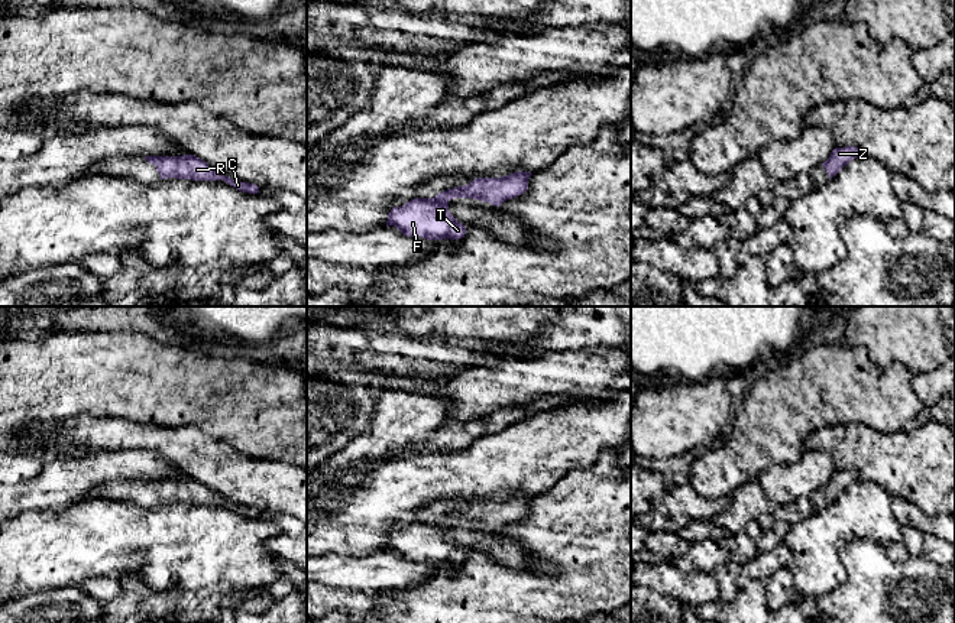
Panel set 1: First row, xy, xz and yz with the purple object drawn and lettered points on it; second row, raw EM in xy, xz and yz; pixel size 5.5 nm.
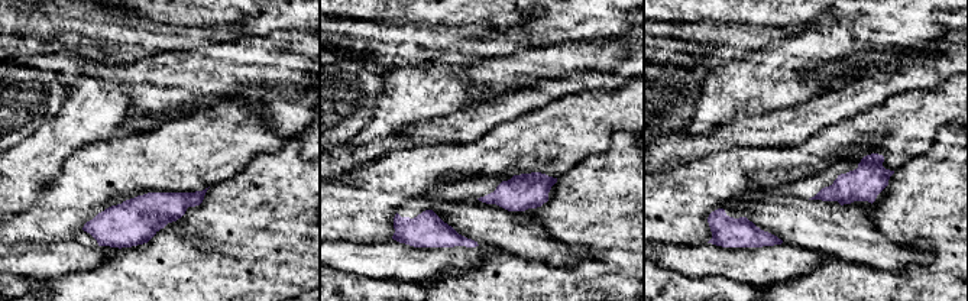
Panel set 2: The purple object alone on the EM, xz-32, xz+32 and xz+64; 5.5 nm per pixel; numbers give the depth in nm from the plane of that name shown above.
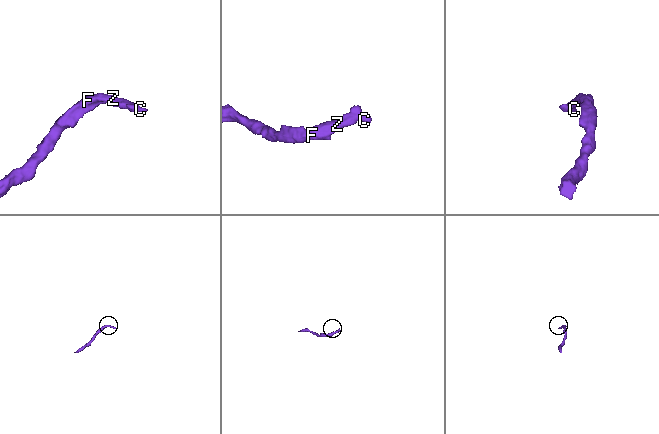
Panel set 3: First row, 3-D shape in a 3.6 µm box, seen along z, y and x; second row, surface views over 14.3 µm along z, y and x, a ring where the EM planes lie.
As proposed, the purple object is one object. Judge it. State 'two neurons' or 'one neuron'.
one neuron

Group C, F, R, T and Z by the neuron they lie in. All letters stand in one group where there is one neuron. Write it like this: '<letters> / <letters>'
C F R T Z

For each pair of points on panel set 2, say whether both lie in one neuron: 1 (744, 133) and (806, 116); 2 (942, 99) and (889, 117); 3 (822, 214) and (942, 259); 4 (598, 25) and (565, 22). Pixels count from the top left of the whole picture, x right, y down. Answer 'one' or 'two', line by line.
1: one
2: one
3: two
4: one

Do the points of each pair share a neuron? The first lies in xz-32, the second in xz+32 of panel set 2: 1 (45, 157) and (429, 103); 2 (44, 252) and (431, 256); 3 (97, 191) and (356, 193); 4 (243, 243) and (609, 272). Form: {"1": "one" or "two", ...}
{"1": "one", "2": "one", "3": "one", "4": "one"}

